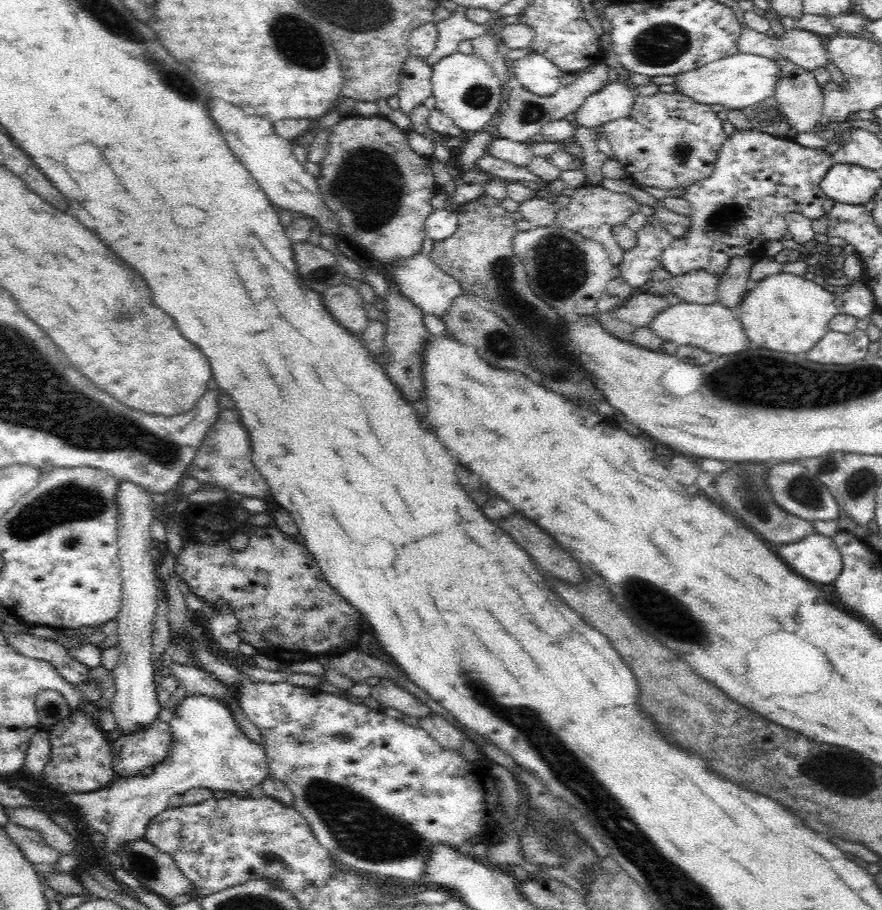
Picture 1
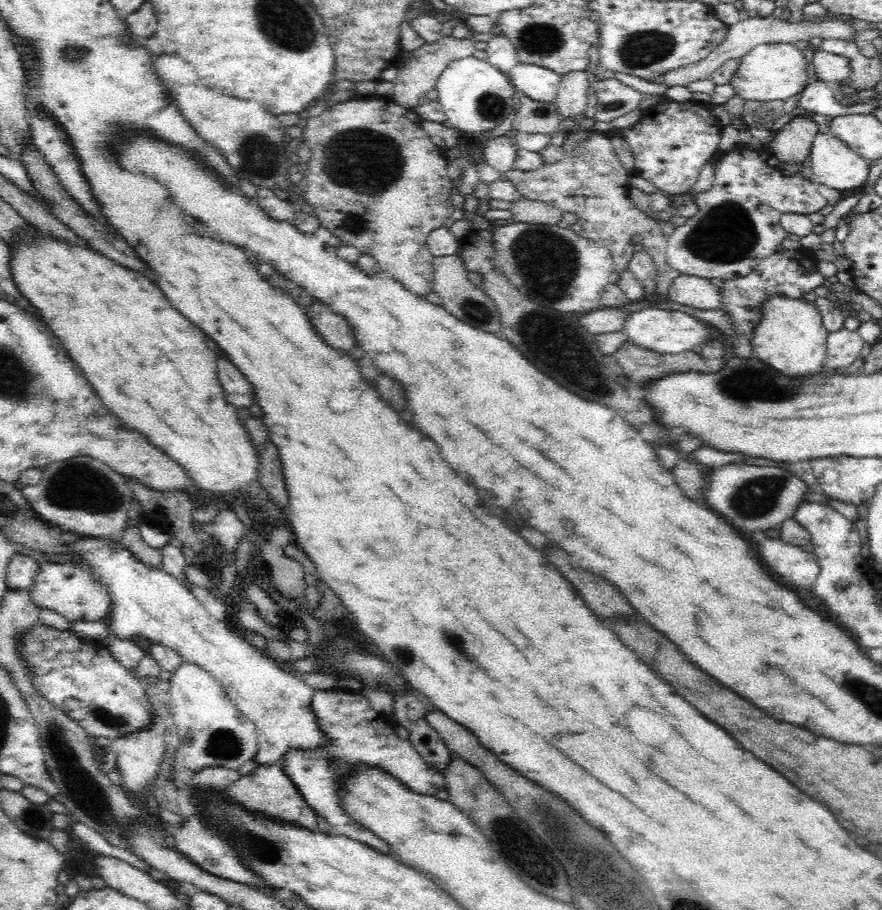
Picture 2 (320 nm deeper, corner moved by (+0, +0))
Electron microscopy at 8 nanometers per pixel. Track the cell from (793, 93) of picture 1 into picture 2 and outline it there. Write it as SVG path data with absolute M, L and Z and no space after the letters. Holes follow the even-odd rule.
M799 116L784 125L768 145L780 162L801 164L809 157L813 138L819 132L812 118Z

